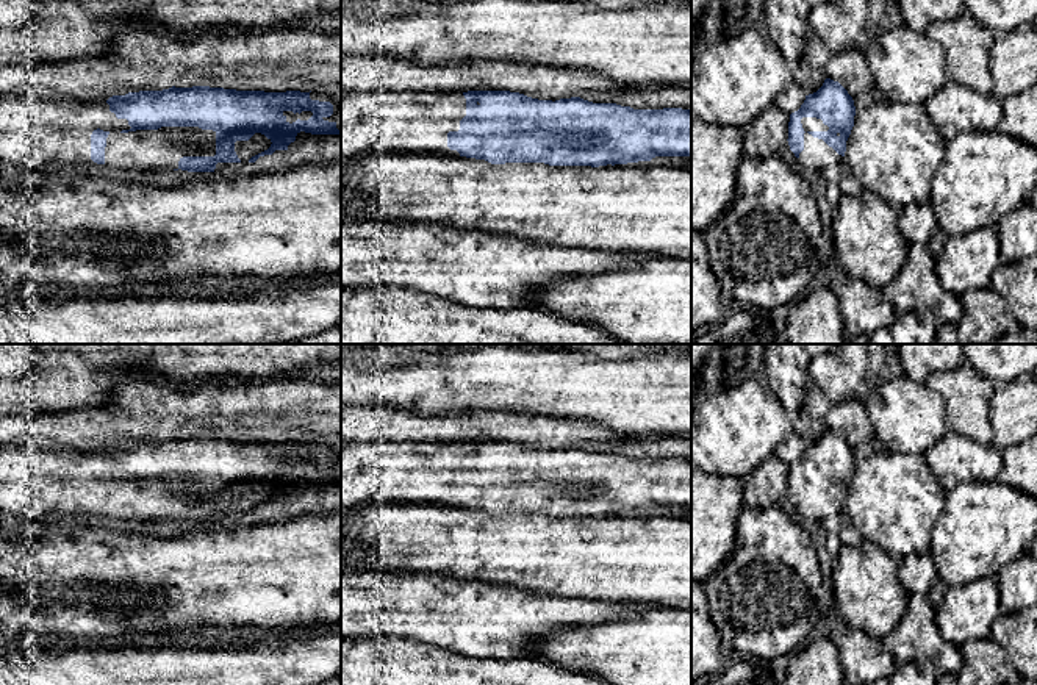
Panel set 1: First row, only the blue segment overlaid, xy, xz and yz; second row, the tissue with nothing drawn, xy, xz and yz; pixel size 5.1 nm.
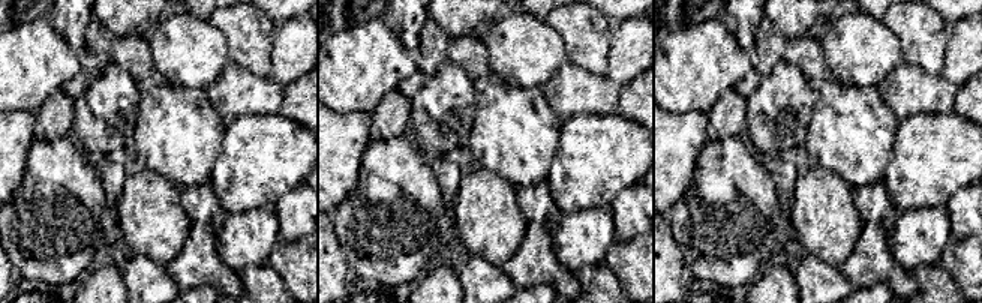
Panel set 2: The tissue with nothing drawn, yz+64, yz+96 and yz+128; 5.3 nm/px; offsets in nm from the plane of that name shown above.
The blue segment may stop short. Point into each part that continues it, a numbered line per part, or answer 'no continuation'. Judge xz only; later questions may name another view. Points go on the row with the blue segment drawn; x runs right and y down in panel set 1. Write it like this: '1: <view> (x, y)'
1: xz (371, 121)

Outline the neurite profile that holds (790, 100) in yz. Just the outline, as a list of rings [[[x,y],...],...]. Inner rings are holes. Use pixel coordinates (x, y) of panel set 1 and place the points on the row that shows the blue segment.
[[[809,30],[801,58],[791,64],[795,84],[779,94],[774,103],[787,114],[798,111],[806,97],[816,92],[827,78],[826,64],[831,55],[824,41]]]

